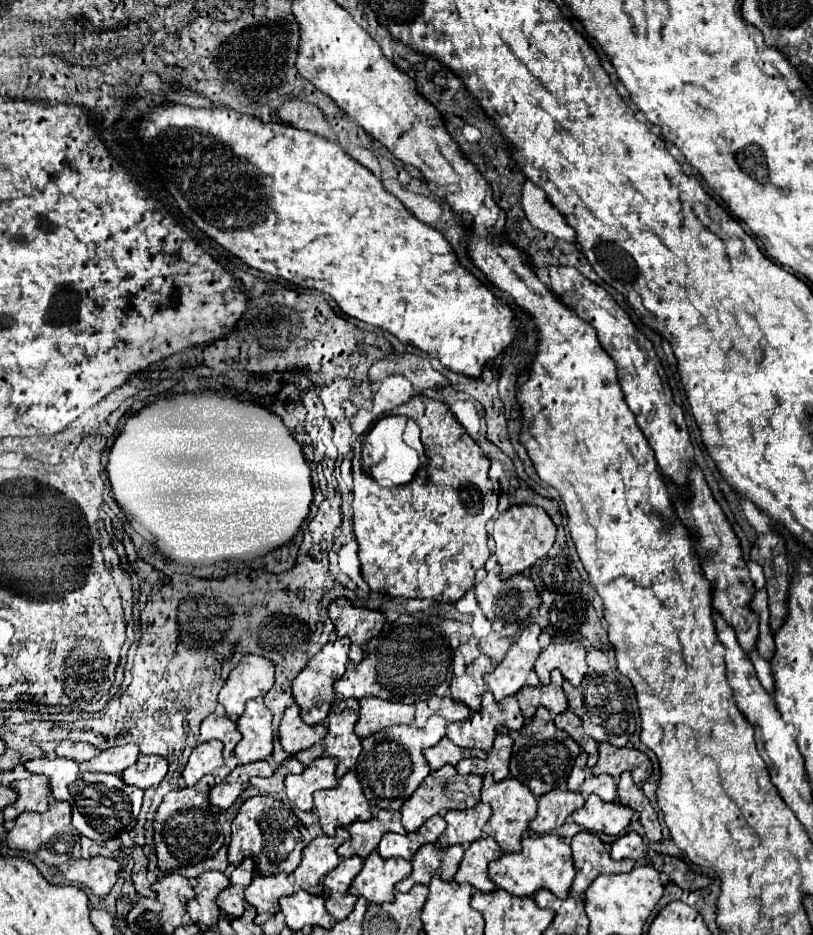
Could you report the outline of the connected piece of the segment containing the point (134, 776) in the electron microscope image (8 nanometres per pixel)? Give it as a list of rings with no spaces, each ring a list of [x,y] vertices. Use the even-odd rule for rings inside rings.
[[[140,756],[134,766],[122,772],[126,784],[136,786],[140,790],[158,786],[168,772],[168,762],[162,756]]]

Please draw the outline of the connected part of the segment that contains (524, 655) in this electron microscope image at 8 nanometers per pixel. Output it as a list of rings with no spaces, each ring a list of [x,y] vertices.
[[[530,624],[524,628],[520,638],[510,644],[504,660],[486,674],[484,680],[496,700],[516,694],[522,686],[540,686],[540,680],[534,672],[534,662],[540,654],[540,626]]]

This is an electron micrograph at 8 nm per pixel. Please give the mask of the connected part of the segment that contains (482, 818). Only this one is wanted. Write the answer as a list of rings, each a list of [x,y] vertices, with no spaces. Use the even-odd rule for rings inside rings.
[[[478,802],[470,810],[450,810],[446,812],[444,820],[448,822],[448,828],[438,838],[440,846],[452,846],[452,844],[472,844],[482,836],[482,828],[488,822],[492,814],[492,806],[486,802]]]

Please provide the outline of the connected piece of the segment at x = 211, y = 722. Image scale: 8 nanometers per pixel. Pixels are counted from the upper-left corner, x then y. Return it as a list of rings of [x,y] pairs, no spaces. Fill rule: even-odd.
[[[216,714],[206,716],[200,726],[198,742],[206,742],[206,740],[214,740],[214,738],[224,744],[224,758],[228,758],[234,752],[236,742],[240,740],[236,722],[232,722],[228,716],[216,716]]]

